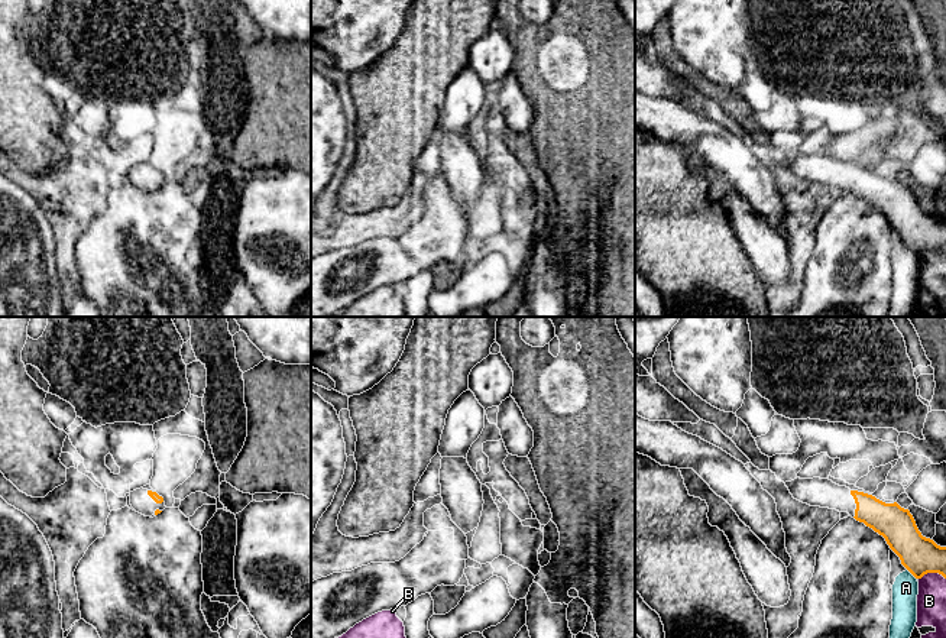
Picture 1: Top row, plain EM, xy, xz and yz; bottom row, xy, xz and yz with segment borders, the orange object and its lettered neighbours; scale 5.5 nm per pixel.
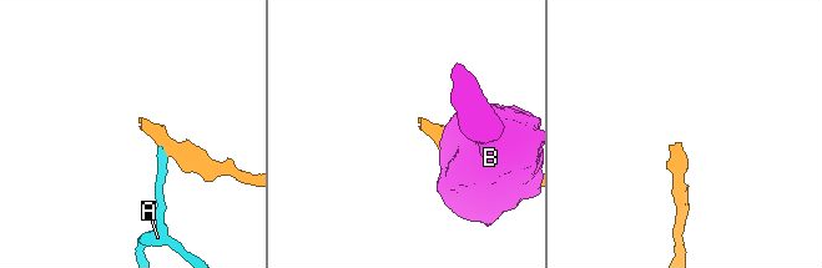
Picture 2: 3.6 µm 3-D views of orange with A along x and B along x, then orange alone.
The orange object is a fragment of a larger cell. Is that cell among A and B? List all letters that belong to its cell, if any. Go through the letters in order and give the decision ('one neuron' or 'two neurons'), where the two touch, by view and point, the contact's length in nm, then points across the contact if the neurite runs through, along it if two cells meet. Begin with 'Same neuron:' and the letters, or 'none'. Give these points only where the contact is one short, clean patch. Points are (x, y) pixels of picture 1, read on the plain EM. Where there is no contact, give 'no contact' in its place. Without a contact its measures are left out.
Same neuron: none
A: two neurons | yz (912, 249) | 80 nm | along yz (907, 245), (916, 255)
B: two neurons | yz (932, 248) | 150 nm

